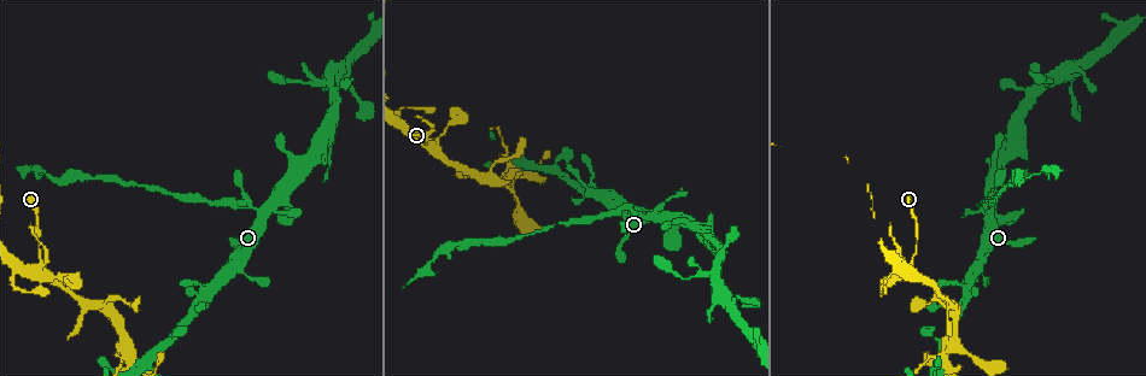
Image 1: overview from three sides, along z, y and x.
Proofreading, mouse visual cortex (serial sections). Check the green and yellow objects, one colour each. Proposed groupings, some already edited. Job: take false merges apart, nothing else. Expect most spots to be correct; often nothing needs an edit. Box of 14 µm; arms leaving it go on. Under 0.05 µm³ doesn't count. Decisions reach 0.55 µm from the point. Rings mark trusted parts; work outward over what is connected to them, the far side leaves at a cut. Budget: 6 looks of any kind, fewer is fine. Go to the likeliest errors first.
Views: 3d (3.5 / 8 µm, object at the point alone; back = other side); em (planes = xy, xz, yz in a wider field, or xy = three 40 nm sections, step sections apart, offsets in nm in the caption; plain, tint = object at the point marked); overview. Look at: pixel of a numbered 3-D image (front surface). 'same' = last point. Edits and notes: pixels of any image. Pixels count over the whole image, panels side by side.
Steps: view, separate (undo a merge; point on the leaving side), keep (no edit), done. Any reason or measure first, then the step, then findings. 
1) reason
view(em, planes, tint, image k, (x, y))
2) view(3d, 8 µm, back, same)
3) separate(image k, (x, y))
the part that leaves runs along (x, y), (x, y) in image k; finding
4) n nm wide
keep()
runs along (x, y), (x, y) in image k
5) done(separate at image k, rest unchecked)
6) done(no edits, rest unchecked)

view(3d, 8 µm, image 1, (427, 135))

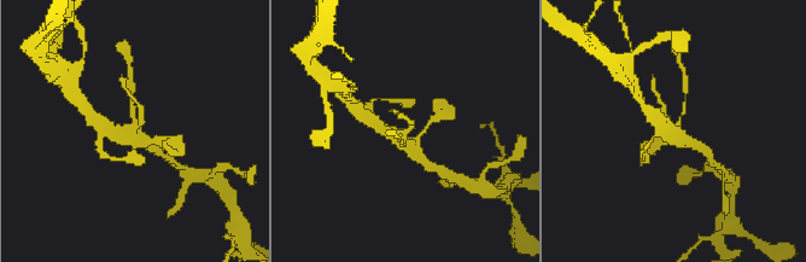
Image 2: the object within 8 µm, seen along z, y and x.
view(em, xy, step 2, tint, image 2, (678, 134))

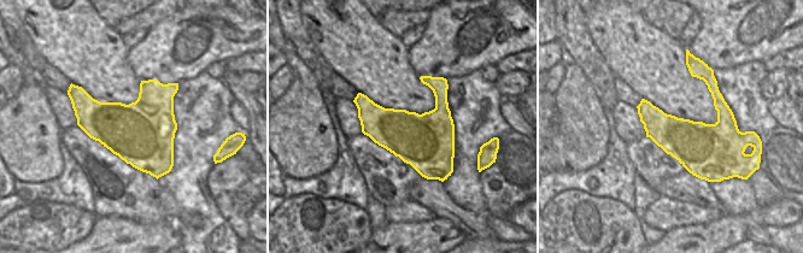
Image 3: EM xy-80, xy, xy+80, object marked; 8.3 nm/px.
keep()
runs along (132, 102), (133, 139), (150, 147) in image 2; one cell here

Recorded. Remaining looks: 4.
arms part here
view(3d, 3.5 µm, back, image 1, (482, 182))

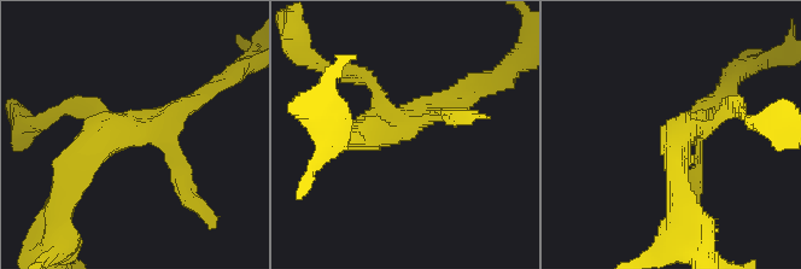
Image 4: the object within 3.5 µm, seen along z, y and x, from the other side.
keep()
runs along (193, 100), (111, 130), (68, 182) in image 4; all the same cell

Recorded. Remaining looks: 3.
two arms in line, one across
view(3d, 3.5 µm, image 1, (932, 356))

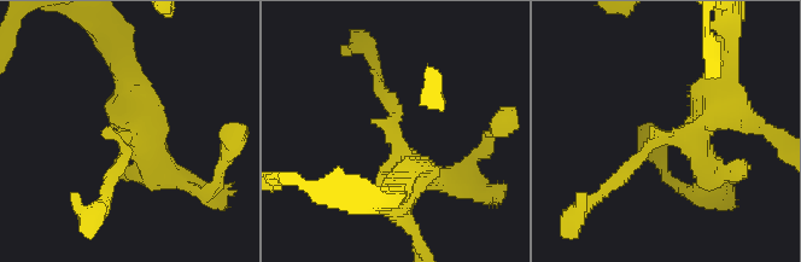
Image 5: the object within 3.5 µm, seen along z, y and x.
3 arms; arms of 200, 350, 450 nm; shape alone is not enough
view(em, xy, step 1, tint, image 5, (128, 137))

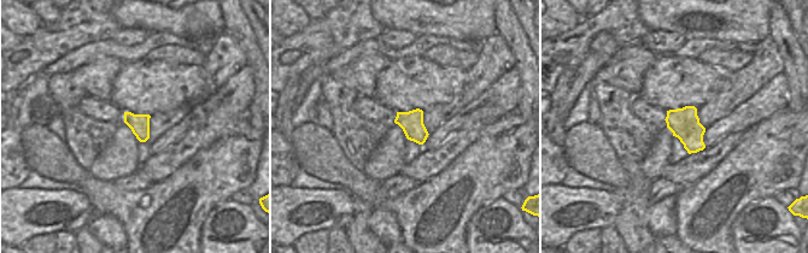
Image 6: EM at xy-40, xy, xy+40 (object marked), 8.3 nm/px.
view(em, xy, step 2, tint, same)

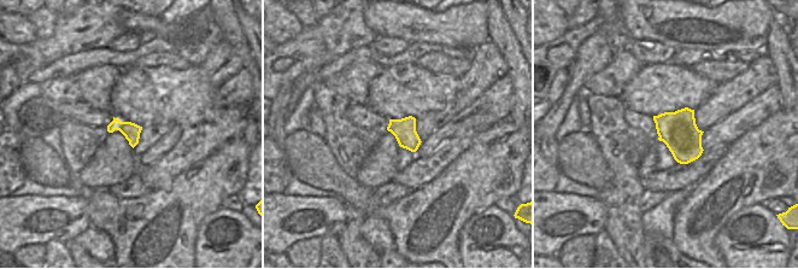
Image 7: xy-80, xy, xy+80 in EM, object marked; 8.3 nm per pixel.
190 nm wide
keep()
runs along (721, 99), (614, 181) in image 5; all the same cell

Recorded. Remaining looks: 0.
done(no edits, rest unchecked)

